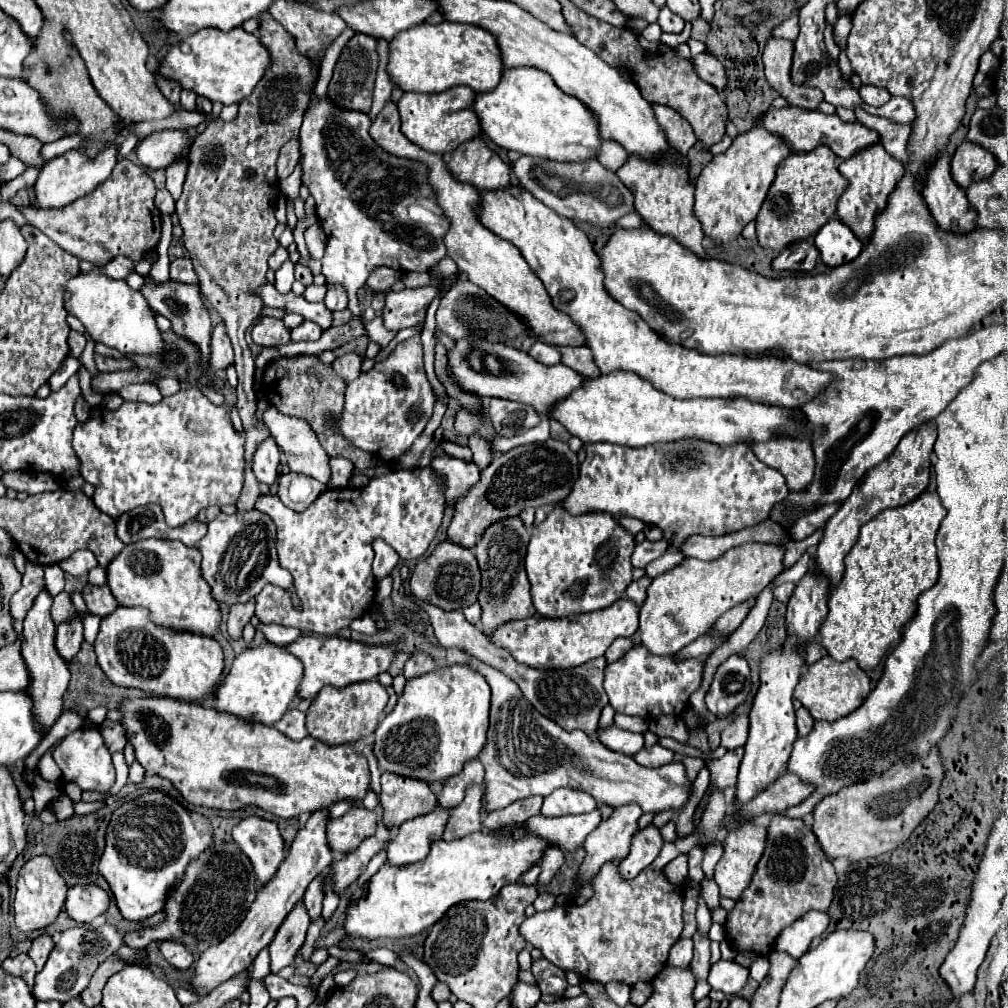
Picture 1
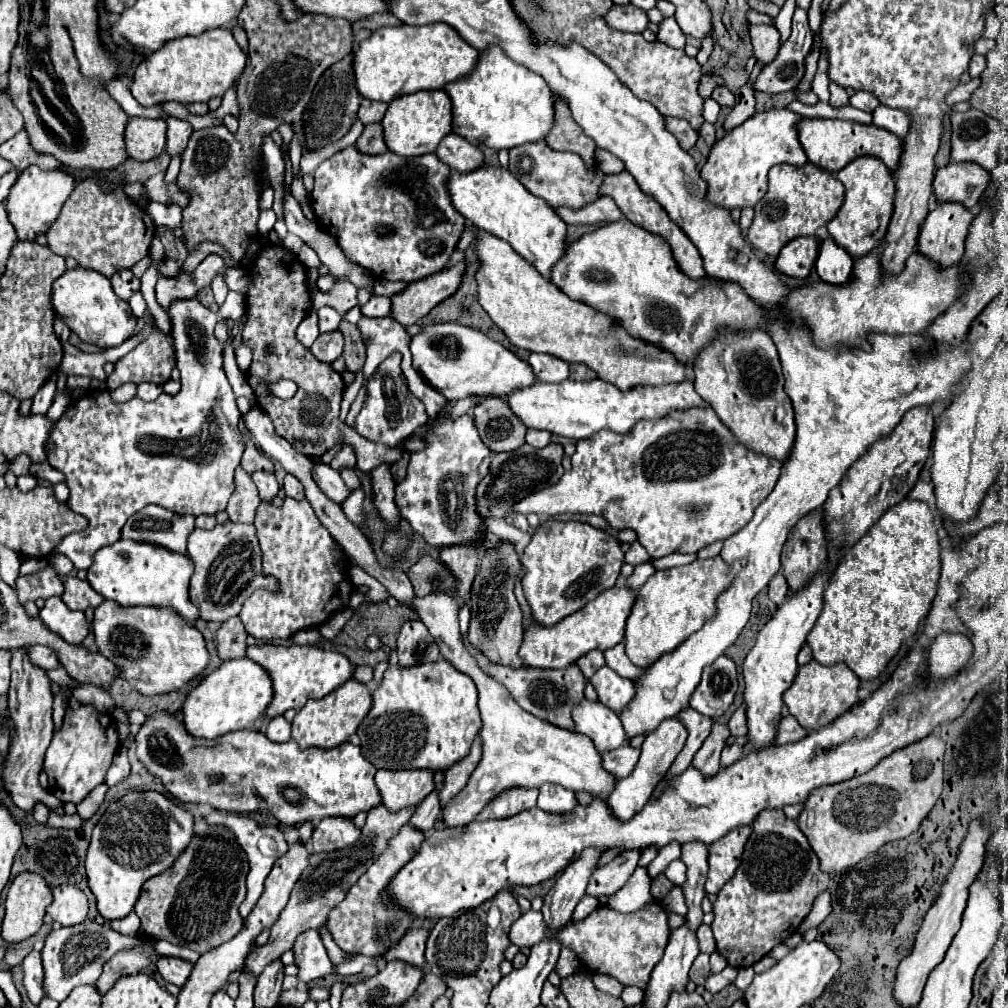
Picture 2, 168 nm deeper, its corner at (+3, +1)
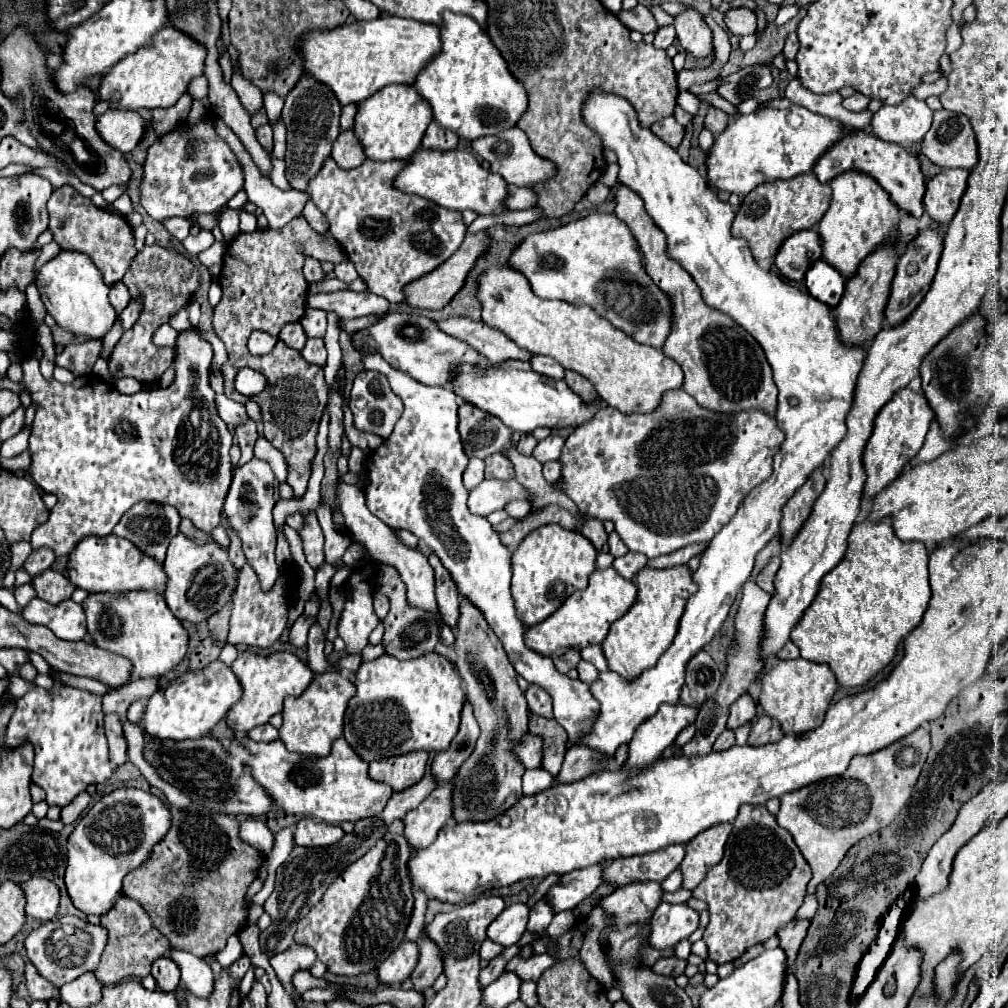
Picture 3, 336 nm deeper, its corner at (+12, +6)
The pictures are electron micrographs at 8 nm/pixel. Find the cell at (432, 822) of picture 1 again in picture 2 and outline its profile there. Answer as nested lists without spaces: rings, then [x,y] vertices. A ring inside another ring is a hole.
[[[406,824],[398,832],[398,836],[394,836],[388,842],[388,848],[380,854],[380,858],[348,890],[348,896],[330,910],[330,914],[326,918],[326,928],[342,952],[364,954],[364,956],[372,956],[372,958],[380,960],[410,930],[410,926],[414,922],[412,914],[404,912],[402,908],[392,908],[392,904],[384,908],[384,902],[380,896],[386,892],[392,876],[396,876],[396,872],[404,864],[408,864],[412,860],[412,856],[420,850],[422,840],[424,840],[424,834],[420,834],[420,830]]]

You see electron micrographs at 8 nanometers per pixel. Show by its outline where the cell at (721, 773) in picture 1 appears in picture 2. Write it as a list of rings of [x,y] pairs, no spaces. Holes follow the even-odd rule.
[[[730,744],[722,750],[722,768],[726,768],[728,764],[734,764],[740,756],[744,756],[744,748],[740,744]]]

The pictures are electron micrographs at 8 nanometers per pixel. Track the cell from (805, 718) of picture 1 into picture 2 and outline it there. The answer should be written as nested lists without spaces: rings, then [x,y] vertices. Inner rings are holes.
[[[784,716],[778,724],[778,732],[774,738],[774,744],[790,744],[796,740],[802,740],[808,732],[798,724],[798,720],[794,716]]]

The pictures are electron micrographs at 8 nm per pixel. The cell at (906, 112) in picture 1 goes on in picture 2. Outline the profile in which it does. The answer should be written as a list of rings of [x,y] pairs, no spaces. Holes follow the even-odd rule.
[[[878,106],[874,110],[874,124],[888,130],[888,132],[894,132],[900,138],[906,138],[908,130],[910,130],[910,116],[902,110],[896,110],[896,108]]]

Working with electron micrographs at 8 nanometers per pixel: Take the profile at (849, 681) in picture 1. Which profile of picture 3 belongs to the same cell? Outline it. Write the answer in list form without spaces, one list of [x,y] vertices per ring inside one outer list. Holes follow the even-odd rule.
[[[801,657],[795,661],[779,661],[763,675],[759,705],[763,707],[765,715],[781,723],[785,735],[797,735],[811,731],[819,727],[819,723],[823,723],[837,689],[837,677],[827,663],[813,665]]]

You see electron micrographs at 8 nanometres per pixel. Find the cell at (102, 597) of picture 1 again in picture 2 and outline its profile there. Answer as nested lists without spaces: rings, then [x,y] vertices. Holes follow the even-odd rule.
[[[68,576],[64,580],[64,592],[62,592],[62,602],[70,610],[86,610],[86,608],[96,608],[98,604],[104,602],[104,598],[92,590],[92,586],[86,580],[78,580]]]

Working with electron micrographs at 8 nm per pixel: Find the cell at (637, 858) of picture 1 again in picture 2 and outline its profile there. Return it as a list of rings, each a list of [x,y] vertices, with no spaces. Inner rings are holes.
[[[626,852],[616,860],[608,862],[606,866],[598,868],[588,882],[586,894],[592,898],[600,898],[600,896],[612,896],[614,892],[618,892],[636,870],[638,858],[640,858],[640,852]]]

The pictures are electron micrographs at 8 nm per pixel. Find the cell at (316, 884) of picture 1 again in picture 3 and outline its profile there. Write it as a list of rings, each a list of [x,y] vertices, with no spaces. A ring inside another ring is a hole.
[[[293,943],[287,951],[283,953],[277,953],[271,957],[271,967],[275,969],[277,973],[277,979],[281,981],[283,989],[291,995],[291,999],[295,1003],[301,1001],[301,995],[297,993],[297,989],[293,987],[291,979],[297,971],[307,971],[311,969],[311,965],[317,961],[317,955],[315,951],[311,951],[311,947],[303,947],[303,945],[297,945]]]

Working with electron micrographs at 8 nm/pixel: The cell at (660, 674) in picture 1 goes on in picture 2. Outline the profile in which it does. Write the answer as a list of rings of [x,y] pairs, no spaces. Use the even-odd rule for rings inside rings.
[[[602,666],[594,672],[592,684],[598,692],[598,700],[614,712],[620,712],[620,708],[624,708],[624,704],[632,700],[636,690],[632,680],[624,680],[622,676],[616,676],[616,672],[612,672],[608,666]]]

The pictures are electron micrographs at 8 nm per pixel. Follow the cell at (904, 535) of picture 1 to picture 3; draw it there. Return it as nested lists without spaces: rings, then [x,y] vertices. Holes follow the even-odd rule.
[[[891,517],[877,523],[857,523],[849,535],[849,545],[841,563],[831,569],[823,581],[817,597],[803,613],[801,621],[791,633],[791,641],[801,649],[801,657],[813,663],[827,663],[837,675],[841,687],[859,687],[875,677],[895,655],[897,645],[919,623],[931,599],[929,587],[929,551],[921,541],[901,541],[891,527]]]

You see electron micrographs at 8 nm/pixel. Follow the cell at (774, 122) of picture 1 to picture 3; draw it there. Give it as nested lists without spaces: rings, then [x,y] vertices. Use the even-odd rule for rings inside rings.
[[[851,129],[837,143],[833,143],[831,149],[827,149],[825,155],[821,155],[817,159],[817,163],[813,165],[813,173],[817,175],[817,179],[821,183],[827,183],[833,177],[837,177],[839,173],[849,171],[849,169],[863,171],[863,173],[871,175],[873,179],[877,179],[879,185],[893,197],[897,207],[901,207],[903,211],[907,211],[911,215],[921,215],[925,211],[923,209],[925,177],[921,173],[917,157],[911,155],[901,145],[891,143],[891,141],[883,141],[877,135],[871,135],[863,129]]]

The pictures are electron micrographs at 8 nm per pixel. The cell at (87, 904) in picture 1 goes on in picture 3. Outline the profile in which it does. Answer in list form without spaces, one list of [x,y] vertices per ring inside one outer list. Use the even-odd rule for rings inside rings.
[[[29,879],[25,881],[25,899],[27,899],[27,915],[41,919],[41,921],[51,921],[59,913],[59,903],[61,903],[61,893],[55,883],[49,879]]]

